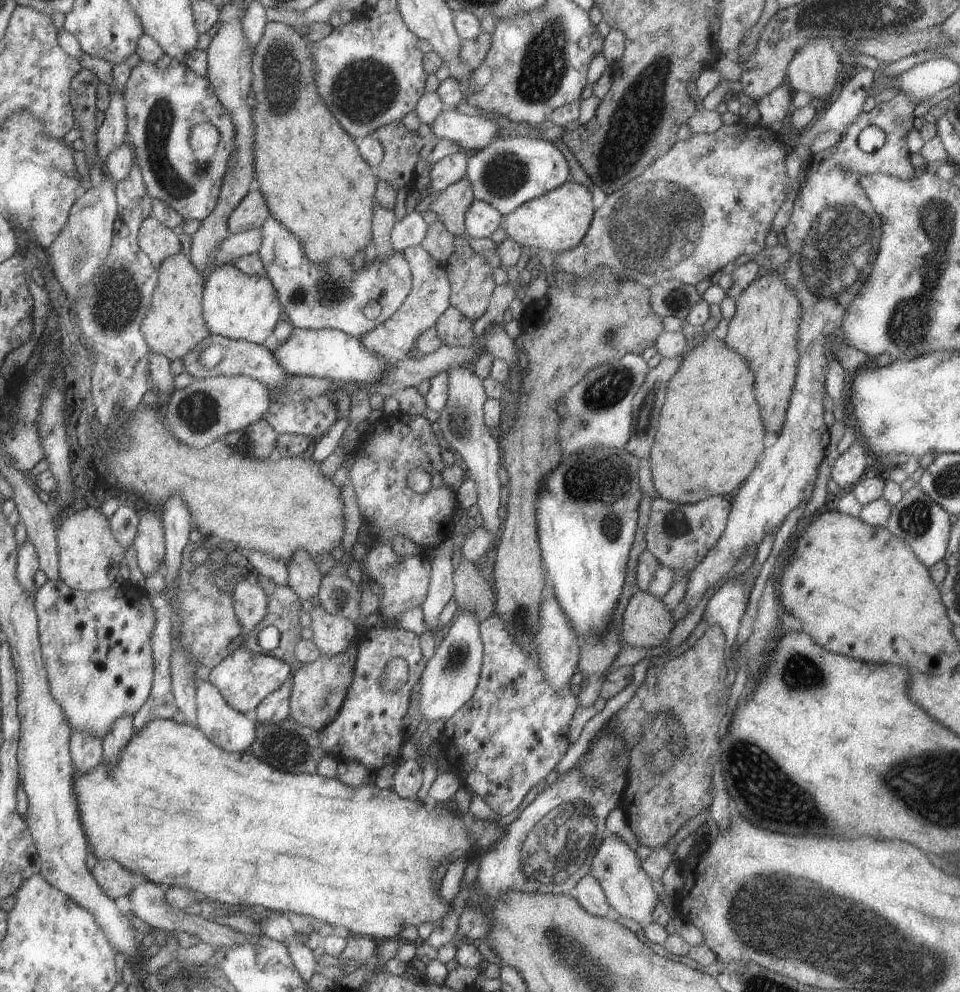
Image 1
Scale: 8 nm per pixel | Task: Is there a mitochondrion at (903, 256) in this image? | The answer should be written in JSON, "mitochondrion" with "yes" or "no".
{"mitochondrion":"yes"}

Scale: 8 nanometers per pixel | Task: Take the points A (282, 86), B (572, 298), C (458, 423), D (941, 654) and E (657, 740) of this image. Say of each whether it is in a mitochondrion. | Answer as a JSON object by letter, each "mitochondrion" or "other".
{"A":"mitochondrion","B":"other","C":"mitochondrion","D":"other","E":"mitochondrion"}

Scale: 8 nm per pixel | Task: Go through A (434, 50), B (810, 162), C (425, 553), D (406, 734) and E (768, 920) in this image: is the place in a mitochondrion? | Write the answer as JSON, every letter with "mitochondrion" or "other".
{"A":"other","B":"other","C":"other","D":"other","E":"mitochondrion"}

